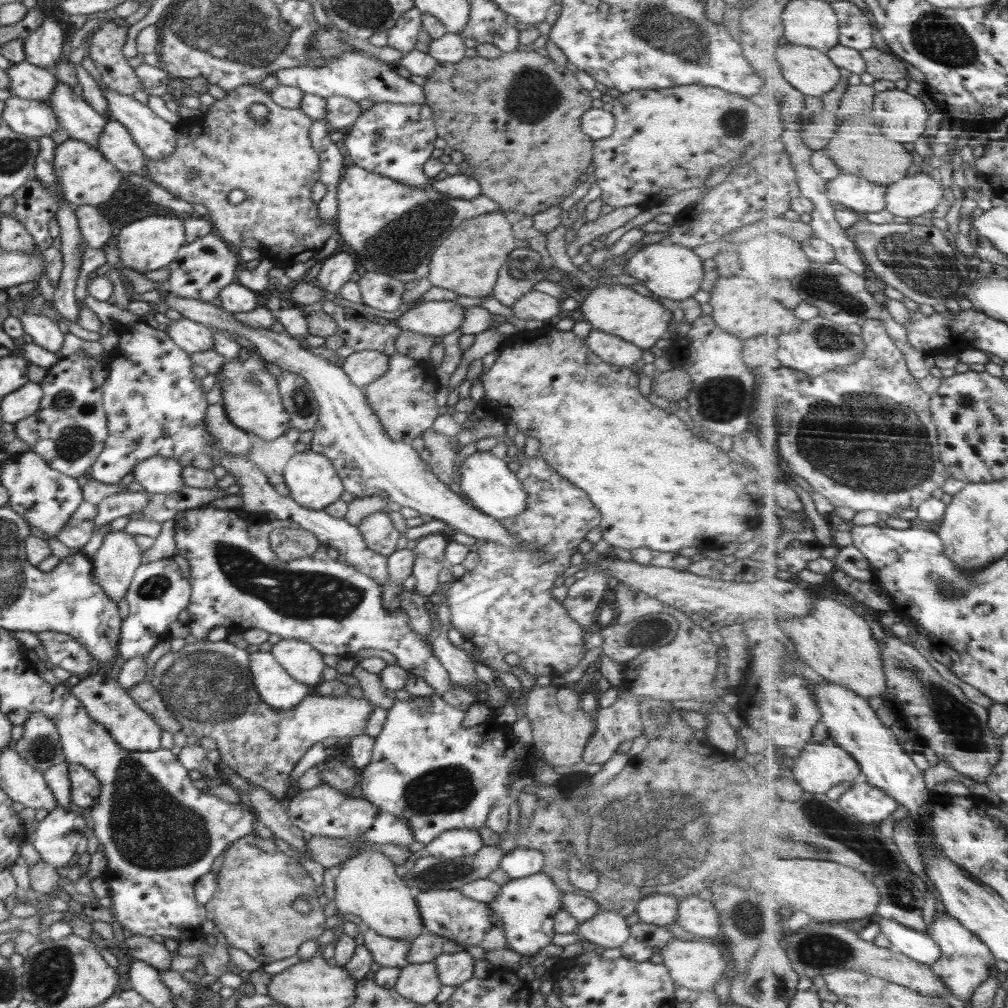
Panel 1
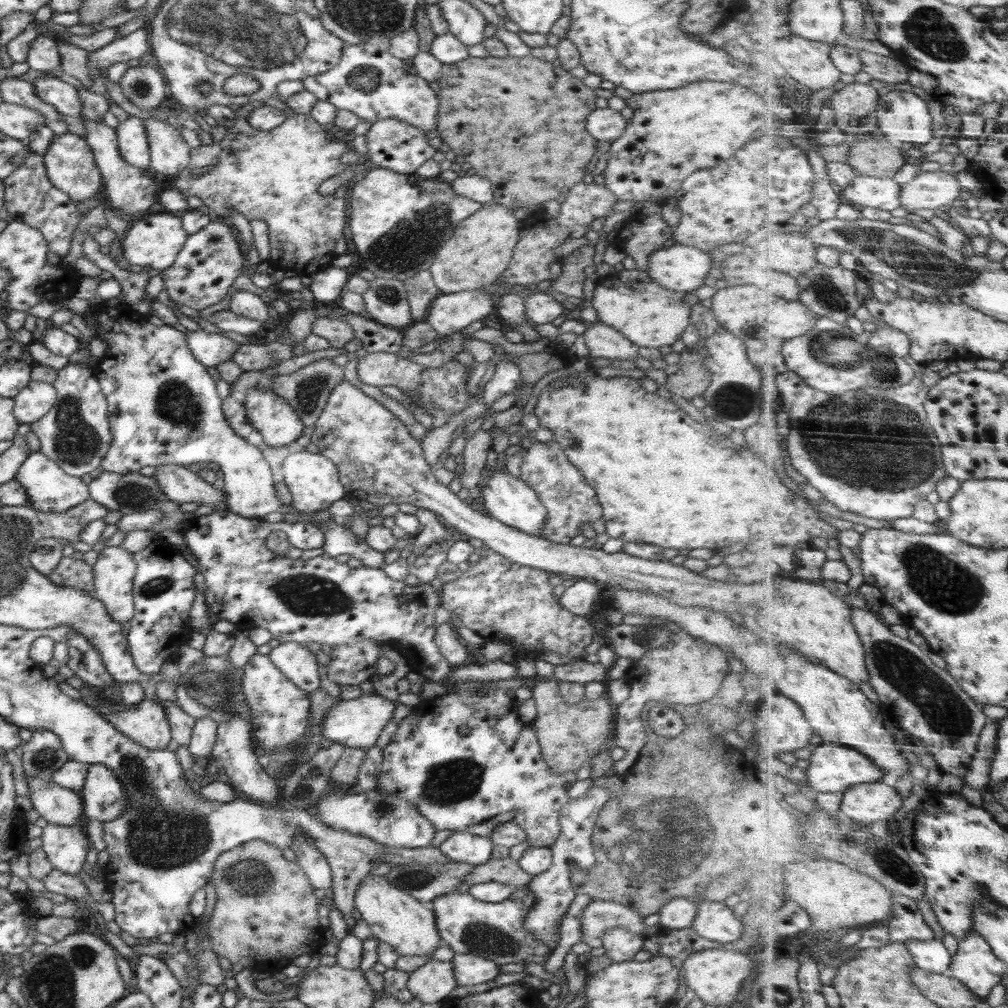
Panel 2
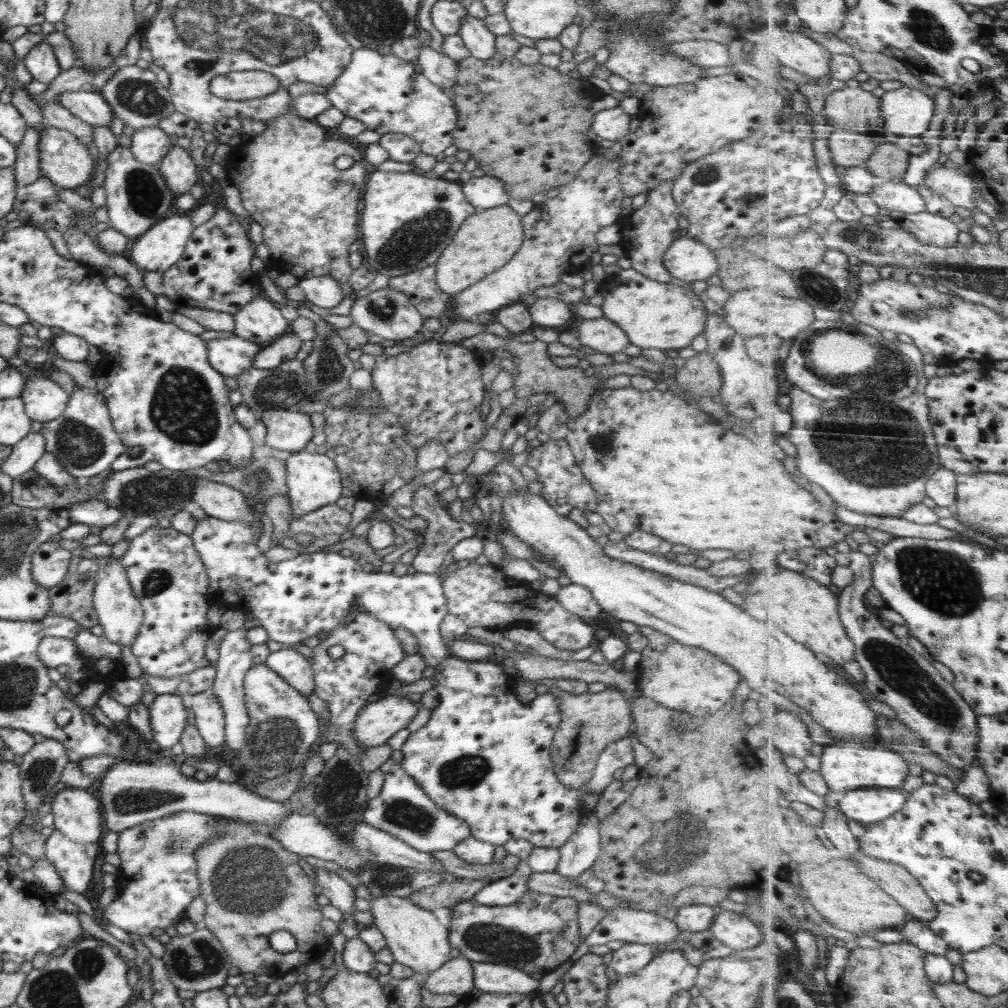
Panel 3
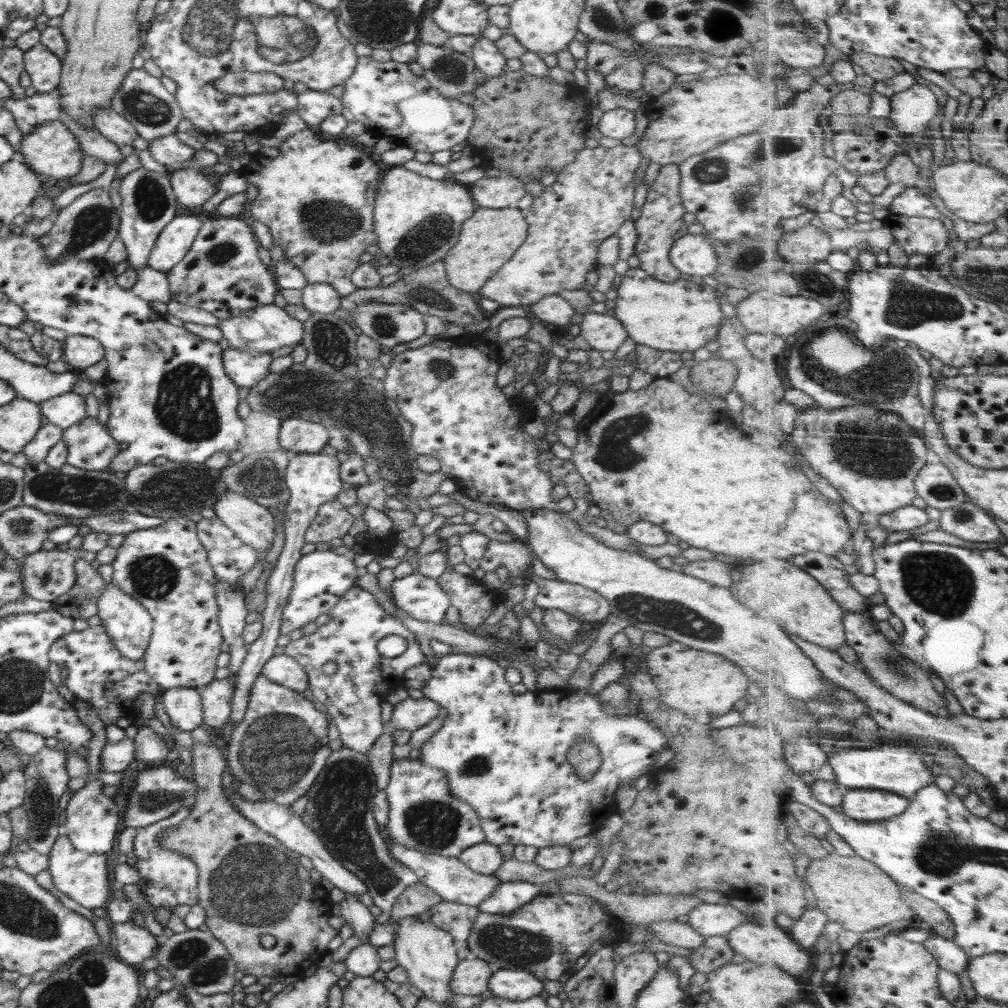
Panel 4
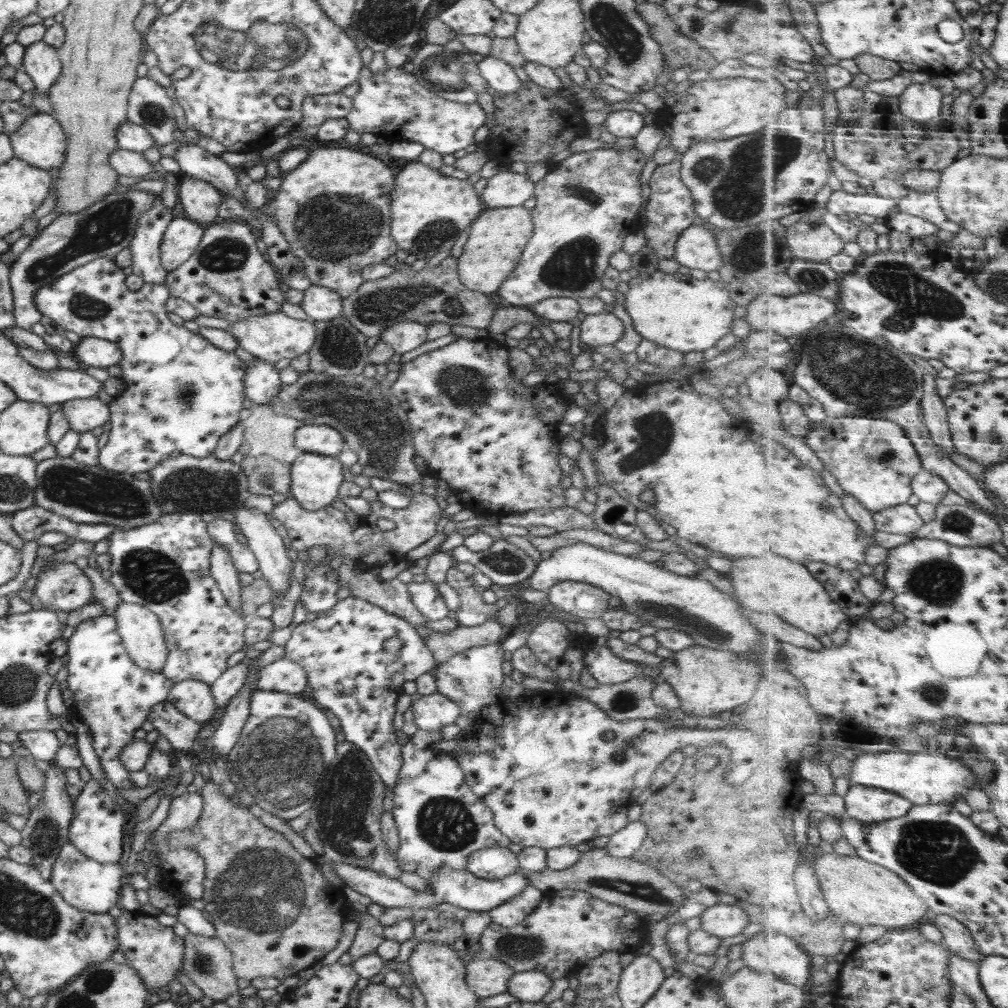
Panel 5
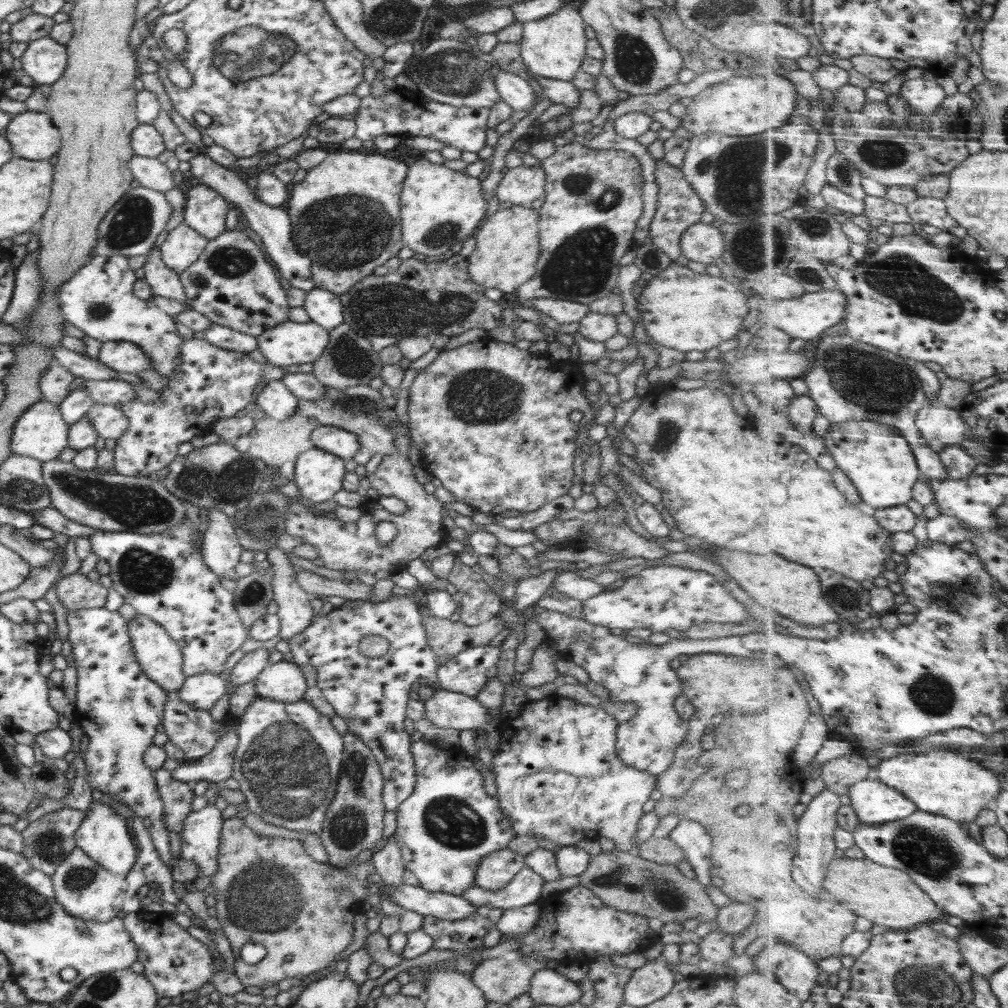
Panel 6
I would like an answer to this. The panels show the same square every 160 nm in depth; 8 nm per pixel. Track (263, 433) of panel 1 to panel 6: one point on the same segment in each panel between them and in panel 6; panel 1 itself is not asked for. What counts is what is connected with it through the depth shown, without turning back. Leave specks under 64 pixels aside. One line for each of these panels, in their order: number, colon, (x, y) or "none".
2: (275, 420)
3: (288, 430)
4: (297, 434)
5: (319, 439)
6: (333, 439)

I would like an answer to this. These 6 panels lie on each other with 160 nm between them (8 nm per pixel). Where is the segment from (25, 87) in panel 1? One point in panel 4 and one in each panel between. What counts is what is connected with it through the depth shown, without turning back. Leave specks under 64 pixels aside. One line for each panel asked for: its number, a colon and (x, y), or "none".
2: (53, 91)
3: (90, 107)
4: (113, 126)

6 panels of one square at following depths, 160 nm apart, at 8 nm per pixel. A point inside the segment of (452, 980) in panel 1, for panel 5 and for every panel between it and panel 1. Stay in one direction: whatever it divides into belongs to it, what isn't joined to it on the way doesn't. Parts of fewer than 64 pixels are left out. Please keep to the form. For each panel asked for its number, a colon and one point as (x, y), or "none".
2: (469, 969)
3: (493, 978)
4: (517, 985)
5: (527, 986)

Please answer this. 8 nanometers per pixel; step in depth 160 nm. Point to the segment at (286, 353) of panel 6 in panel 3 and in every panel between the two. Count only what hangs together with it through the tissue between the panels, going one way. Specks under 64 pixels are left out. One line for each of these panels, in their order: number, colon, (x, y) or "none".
3: (260, 321)
4: (264, 329)
5: (273, 336)

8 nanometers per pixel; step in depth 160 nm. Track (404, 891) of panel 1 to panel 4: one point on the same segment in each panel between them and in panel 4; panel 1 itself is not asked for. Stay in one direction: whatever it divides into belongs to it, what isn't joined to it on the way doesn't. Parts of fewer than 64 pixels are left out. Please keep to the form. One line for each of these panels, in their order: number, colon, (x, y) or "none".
2: (394, 916)
3: (416, 938)
4: (427, 953)

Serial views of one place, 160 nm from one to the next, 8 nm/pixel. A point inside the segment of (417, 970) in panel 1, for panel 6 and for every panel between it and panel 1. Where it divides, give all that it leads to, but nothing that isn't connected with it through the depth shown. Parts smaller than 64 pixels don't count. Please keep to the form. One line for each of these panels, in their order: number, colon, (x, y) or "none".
2: (430, 983)
3: (455, 976)
4: (470, 977)
5: (485, 977)
6: (501, 980)

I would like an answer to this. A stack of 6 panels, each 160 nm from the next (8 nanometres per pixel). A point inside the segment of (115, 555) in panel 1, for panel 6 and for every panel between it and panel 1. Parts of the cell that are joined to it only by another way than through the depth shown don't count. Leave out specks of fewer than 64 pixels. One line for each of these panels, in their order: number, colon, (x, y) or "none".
2: (113, 572)
3: (120, 614)
4: (129, 625)
5: (142, 635)
6: (159, 658)

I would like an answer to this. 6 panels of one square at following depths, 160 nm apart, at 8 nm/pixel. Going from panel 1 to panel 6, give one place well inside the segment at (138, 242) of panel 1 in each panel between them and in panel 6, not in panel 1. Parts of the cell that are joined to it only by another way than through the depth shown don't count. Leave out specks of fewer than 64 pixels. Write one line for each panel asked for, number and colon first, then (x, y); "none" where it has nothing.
2: (155, 241)
3: (161, 247)
4: (175, 240)
5: (182, 237)
6: (181, 249)

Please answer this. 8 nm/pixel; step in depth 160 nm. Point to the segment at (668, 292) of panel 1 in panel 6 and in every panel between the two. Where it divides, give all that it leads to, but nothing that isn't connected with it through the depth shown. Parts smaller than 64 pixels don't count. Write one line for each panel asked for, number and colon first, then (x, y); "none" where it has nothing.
2: (682, 269)
3: (687, 259)
4: (693, 254)
5: (696, 248)
6: (700, 242)

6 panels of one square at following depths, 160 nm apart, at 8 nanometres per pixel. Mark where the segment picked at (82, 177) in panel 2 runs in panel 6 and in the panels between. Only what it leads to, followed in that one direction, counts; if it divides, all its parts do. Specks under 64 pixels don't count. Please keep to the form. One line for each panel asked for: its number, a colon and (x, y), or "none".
3: (64, 160)
4: (51, 150)
5: (40, 141)
6: (32, 135)

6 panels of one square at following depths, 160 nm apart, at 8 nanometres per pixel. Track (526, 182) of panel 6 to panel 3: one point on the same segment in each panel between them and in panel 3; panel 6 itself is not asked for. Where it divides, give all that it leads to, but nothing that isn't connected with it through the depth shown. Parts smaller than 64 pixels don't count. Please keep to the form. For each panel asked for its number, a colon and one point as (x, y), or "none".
3: (484, 192)
4: (501, 192)
5: (506, 189)

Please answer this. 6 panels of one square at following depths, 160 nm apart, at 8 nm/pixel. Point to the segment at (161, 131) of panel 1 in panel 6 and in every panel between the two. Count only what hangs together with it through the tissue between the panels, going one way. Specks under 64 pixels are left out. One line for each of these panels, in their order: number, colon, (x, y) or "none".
2: (169, 152)
3: (179, 170)
4: (191, 188)
5: (201, 201)
6: (205, 211)

